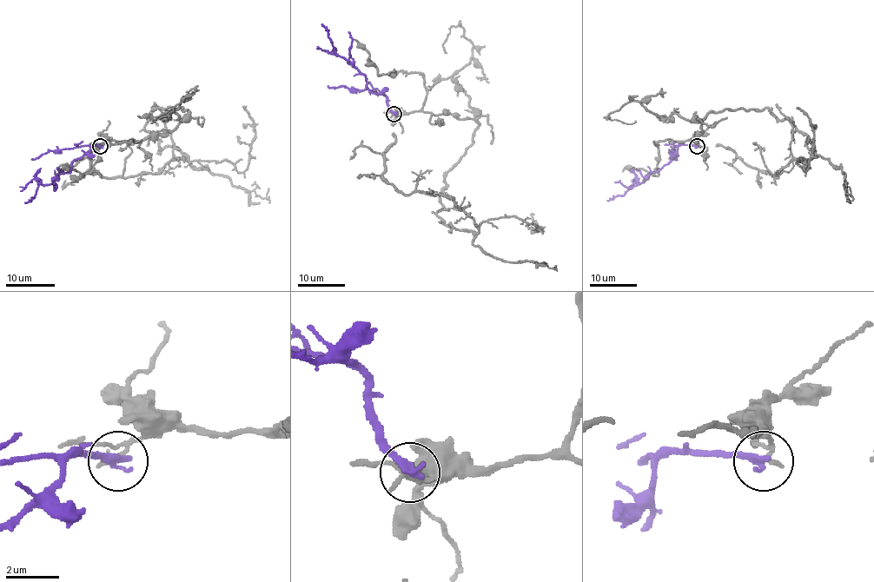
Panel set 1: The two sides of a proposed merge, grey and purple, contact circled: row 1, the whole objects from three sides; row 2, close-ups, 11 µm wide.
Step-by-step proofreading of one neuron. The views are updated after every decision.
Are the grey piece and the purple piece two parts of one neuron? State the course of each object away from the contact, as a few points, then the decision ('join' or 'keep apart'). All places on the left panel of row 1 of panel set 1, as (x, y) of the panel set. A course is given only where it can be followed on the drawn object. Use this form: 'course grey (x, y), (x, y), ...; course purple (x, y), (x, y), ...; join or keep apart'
course grey (100, 145), (188, 112), (154, 106), (145, 126), (184, 160), (55, 175); course purple (100, 147), (93, 145), (73, 161), (68, 172), (62, 172), (51, 183), (40, 184), (34, 196), (24, 202); keep apart

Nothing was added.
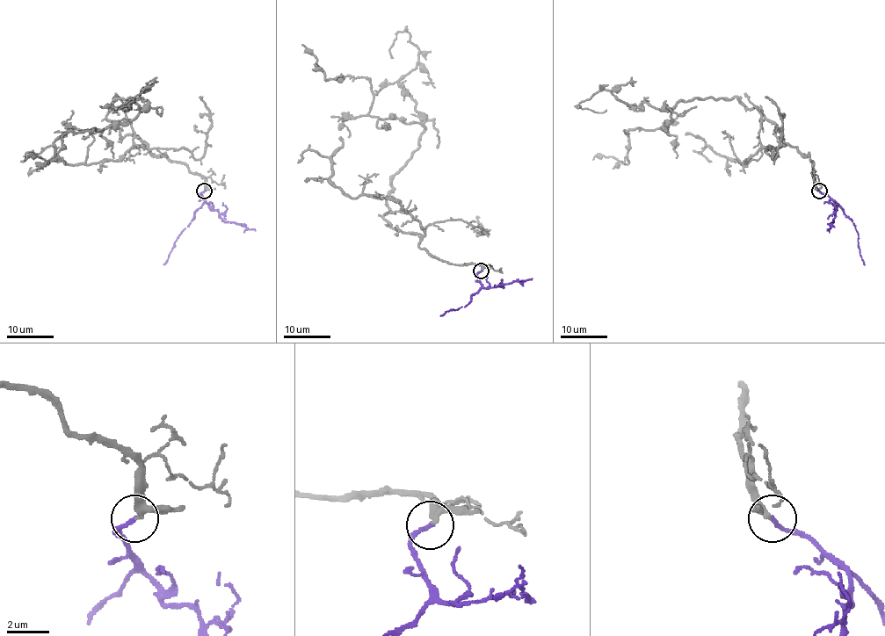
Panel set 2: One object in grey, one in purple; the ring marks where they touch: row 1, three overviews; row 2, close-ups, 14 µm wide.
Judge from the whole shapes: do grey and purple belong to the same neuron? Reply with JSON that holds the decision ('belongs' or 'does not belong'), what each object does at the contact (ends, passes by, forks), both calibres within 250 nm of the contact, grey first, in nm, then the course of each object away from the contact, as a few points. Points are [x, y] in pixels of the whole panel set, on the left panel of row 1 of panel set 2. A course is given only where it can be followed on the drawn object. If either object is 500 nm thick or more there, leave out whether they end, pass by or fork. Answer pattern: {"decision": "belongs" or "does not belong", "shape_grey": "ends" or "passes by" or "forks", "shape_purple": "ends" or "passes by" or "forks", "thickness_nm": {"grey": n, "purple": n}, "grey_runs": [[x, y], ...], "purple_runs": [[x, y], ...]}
{"decision": "belongs", "shape_grey": "passes by", "shape_purple": "ends", "thickness_nm": {"grey": 200, "purple": 190}, "grey_runs": [[205, 191], [107, 119], [115, 97], [141, 97], [131, 119], [68, 132], [49, 164], [25, 159]], "purple_runs": [[205, 191], [199, 194], [205, 202], [179, 235], [163, 265]]}

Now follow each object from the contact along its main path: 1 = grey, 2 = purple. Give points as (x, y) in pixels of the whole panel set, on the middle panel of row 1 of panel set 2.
1: (482, 271), (432, 257), (384, 218), (424, 127), (372, 117), (370, 80), (326, 79), (301, 44)
2: (482, 271), (476, 278), (482, 288), (467, 304), (440, 315)

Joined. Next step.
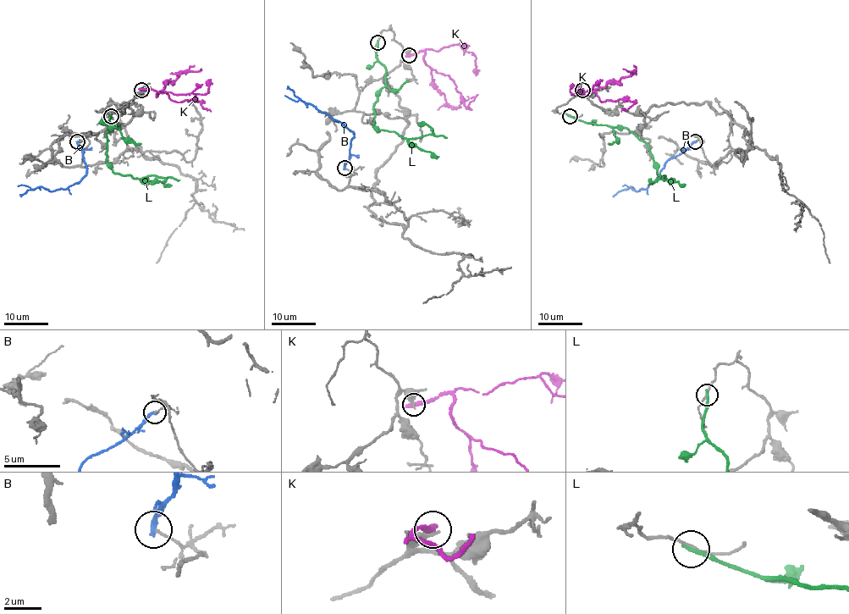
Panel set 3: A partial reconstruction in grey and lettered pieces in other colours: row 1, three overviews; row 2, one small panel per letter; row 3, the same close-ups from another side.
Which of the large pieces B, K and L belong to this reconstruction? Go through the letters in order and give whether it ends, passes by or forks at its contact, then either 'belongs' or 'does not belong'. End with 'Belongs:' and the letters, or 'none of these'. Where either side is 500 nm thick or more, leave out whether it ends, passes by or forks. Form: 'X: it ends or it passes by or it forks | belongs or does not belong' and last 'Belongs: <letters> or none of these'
B: it ends | does not belong
K: it ends | does not belong
L: it ends | does not belong
Belongs: none of these

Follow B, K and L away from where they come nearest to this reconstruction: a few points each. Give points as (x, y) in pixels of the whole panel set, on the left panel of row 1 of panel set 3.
B: (77, 141), (86, 164), (86, 174), (66, 188), (48, 190), (36, 187), (20, 196)
K: (142, 89), (157, 91), (157, 96), (164, 91), (171, 99), (179, 102), (194, 99), (211, 112)
L: (111, 116), (108, 120), (118, 126), (107, 133), (107, 165), (115, 173), (137, 179), (165, 179), (151, 184)

